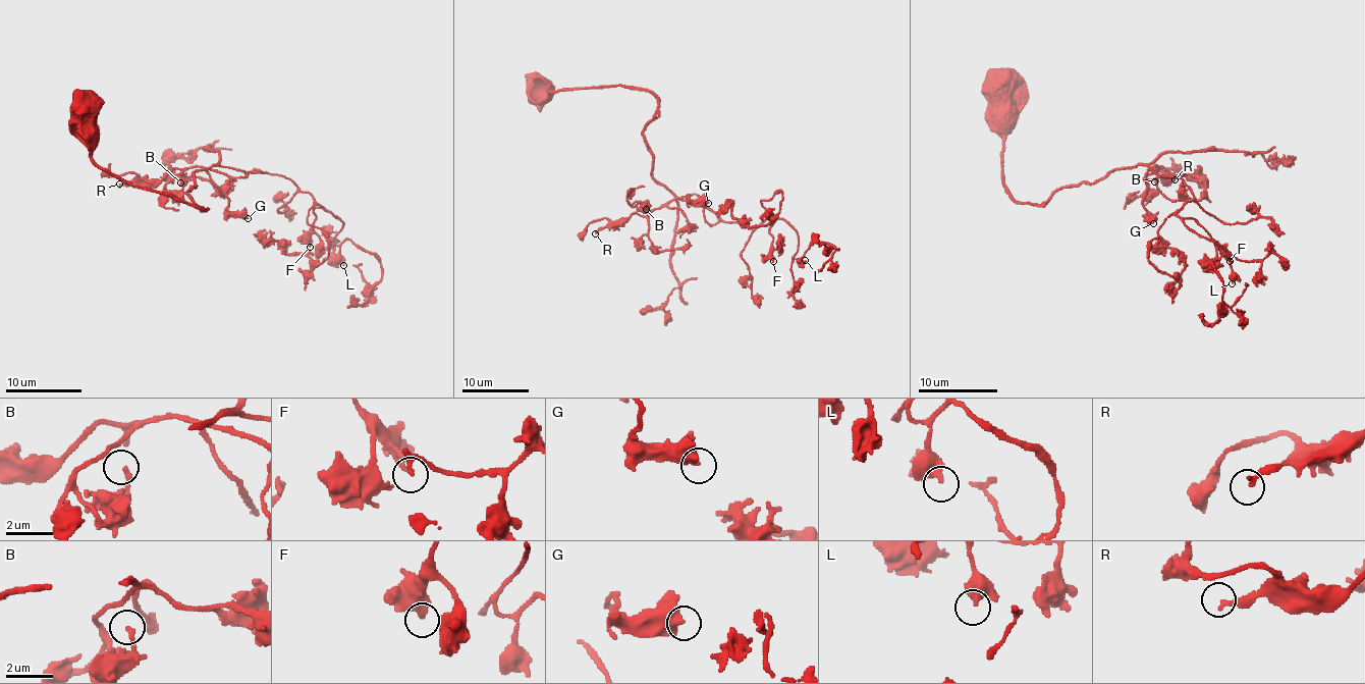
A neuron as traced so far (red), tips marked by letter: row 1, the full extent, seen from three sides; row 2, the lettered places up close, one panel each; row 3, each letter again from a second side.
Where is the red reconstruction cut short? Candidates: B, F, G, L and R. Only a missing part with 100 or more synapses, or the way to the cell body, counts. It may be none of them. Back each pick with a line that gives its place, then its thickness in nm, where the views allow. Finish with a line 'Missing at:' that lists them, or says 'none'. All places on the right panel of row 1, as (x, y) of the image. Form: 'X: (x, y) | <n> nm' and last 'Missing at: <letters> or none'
Missing at: none

